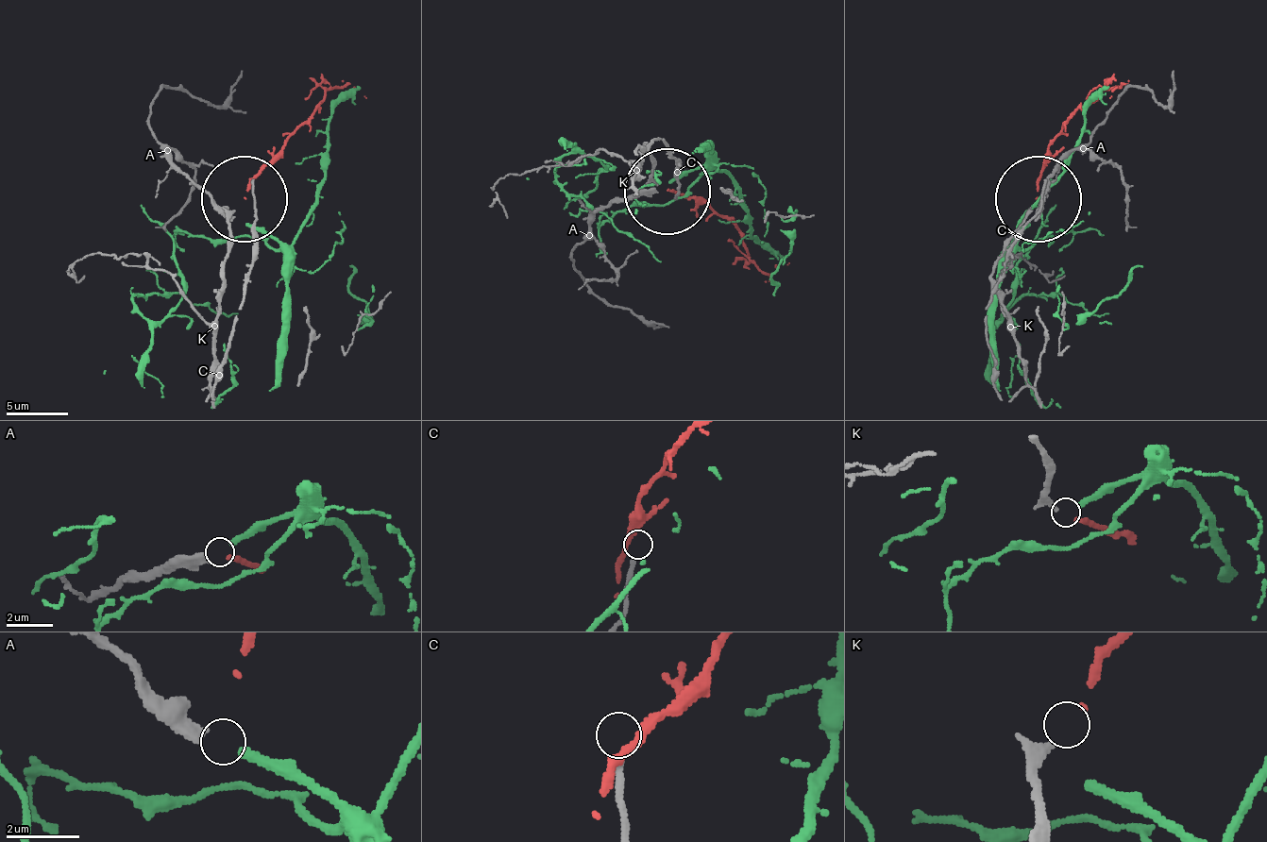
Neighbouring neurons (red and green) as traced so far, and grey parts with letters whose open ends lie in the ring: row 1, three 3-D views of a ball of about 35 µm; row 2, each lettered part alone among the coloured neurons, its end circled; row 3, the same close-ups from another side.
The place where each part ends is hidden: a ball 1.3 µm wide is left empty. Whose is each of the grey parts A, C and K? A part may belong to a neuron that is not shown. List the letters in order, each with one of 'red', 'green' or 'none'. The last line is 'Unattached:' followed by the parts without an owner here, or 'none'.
A: green
C: none
K: red
Unattached: C

